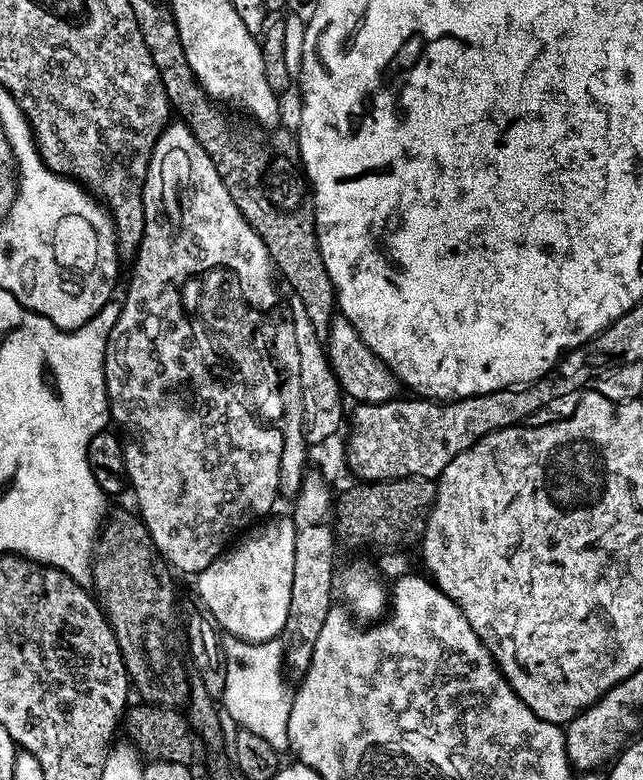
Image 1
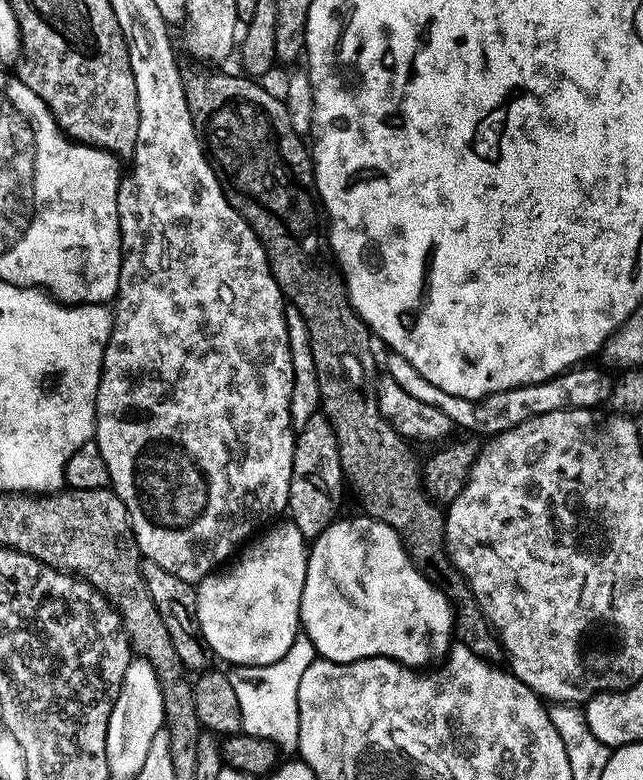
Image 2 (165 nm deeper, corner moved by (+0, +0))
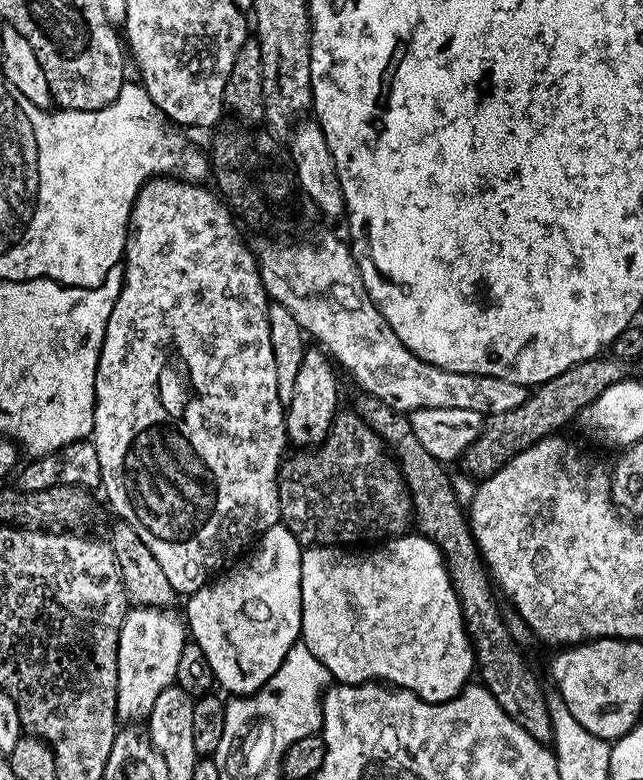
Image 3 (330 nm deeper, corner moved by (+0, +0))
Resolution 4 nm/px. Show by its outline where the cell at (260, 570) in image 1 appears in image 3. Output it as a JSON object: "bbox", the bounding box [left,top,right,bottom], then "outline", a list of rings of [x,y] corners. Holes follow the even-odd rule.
{"bbox":[186,526,302,697],"outline":[[[283,526],[268,528],[259,537],[255,548],[256,553],[249,558],[248,564],[241,568],[229,567],[223,574],[217,575],[214,582],[205,584],[199,592],[191,593],[189,600],[192,601],[188,604],[186,615],[191,639],[208,656],[209,665],[215,673],[215,683],[219,687],[232,688],[233,697],[253,696],[257,688],[272,677],[288,649],[298,642],[298,625],[302,618],[302,610],[298,607],[298,545],[294,534]]]}

